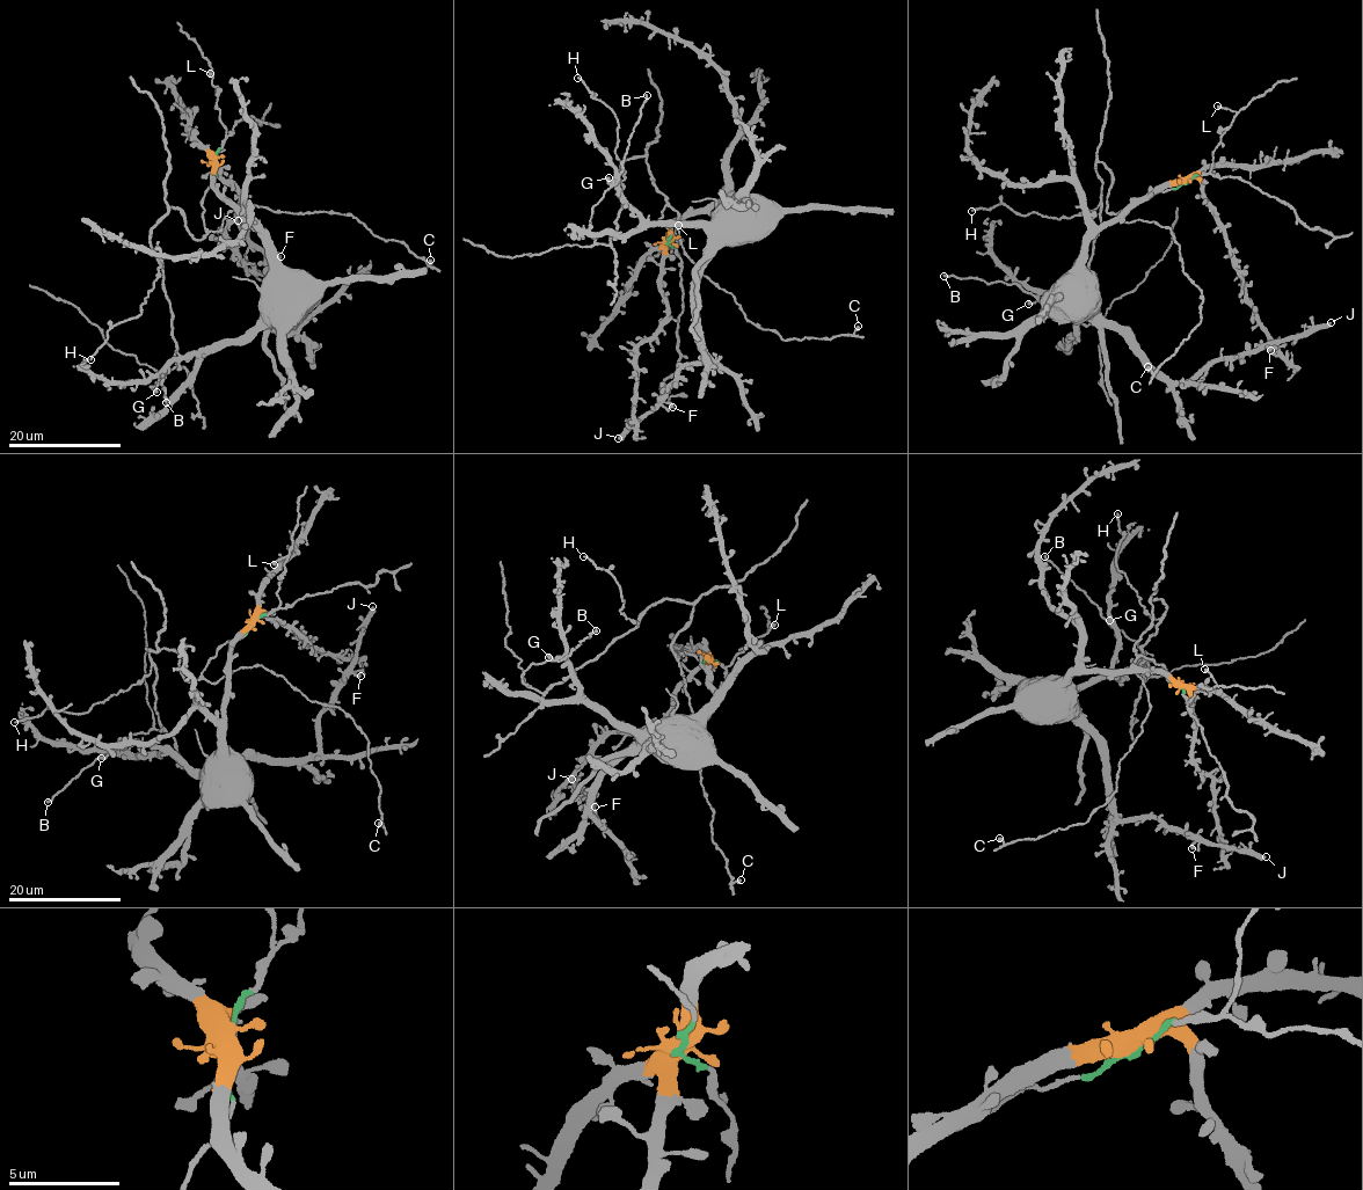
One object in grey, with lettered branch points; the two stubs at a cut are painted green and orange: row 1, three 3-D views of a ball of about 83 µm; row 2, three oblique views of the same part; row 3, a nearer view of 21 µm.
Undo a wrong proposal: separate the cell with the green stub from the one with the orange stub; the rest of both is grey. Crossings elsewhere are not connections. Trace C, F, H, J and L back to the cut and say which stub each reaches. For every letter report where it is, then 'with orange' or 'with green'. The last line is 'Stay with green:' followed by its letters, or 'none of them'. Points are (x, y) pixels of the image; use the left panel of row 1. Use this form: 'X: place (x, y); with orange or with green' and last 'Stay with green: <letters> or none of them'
C: place (430, 260); with green
F: place (281, 256); with orange
H: place (90, 359); with green
J: place (238, 220); with orange
L: place (210, 73); with green
Stay with green: C, H, L

